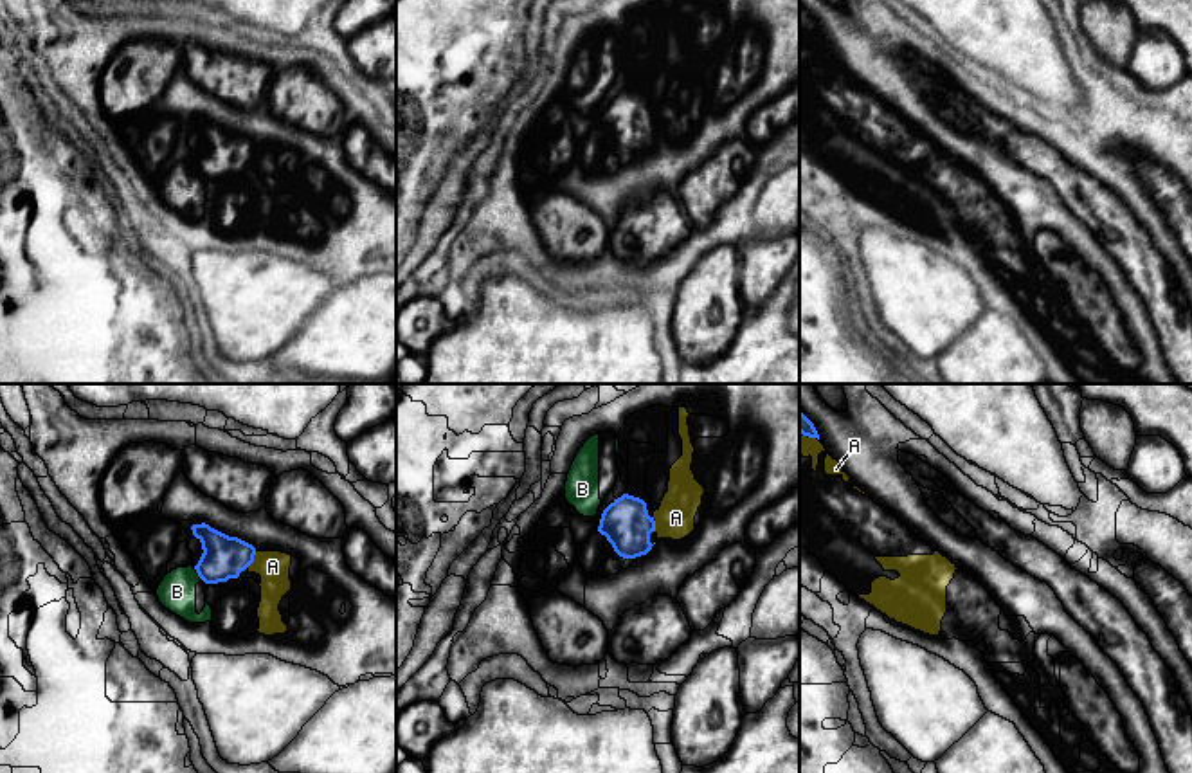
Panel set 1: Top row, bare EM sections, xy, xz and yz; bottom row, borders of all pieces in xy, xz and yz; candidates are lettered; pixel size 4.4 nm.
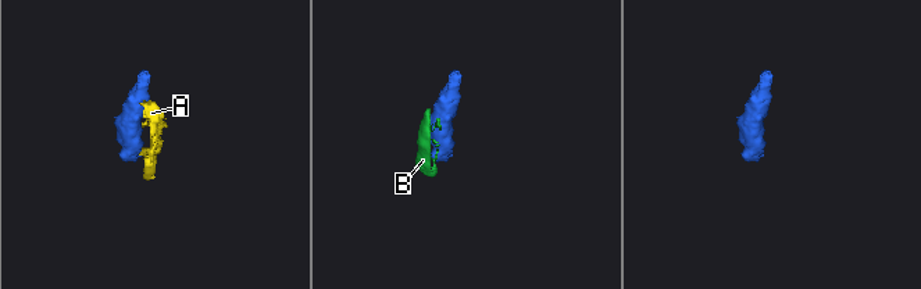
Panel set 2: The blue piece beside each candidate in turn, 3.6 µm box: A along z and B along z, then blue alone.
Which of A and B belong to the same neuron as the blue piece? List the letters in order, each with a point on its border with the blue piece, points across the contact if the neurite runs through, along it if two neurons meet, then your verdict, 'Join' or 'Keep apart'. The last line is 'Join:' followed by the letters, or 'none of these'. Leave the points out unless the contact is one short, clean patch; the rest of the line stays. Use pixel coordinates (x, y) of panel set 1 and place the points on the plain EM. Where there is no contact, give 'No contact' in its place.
A: Touches blue at xy (252, 155). Keep apart
B: Touches blue at xy (198, 172). Keep apart
Join: none of these

